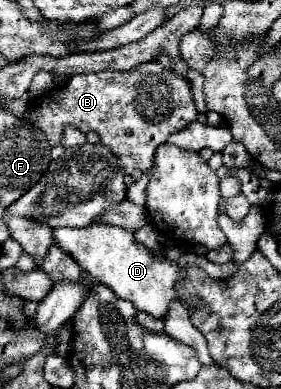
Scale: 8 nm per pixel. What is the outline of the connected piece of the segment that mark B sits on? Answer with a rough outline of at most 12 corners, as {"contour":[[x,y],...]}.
{"contour":[[158,62],[76,74],[24,118],[52,146],[98,132],[124,172],[194,122],[190,82]]}

